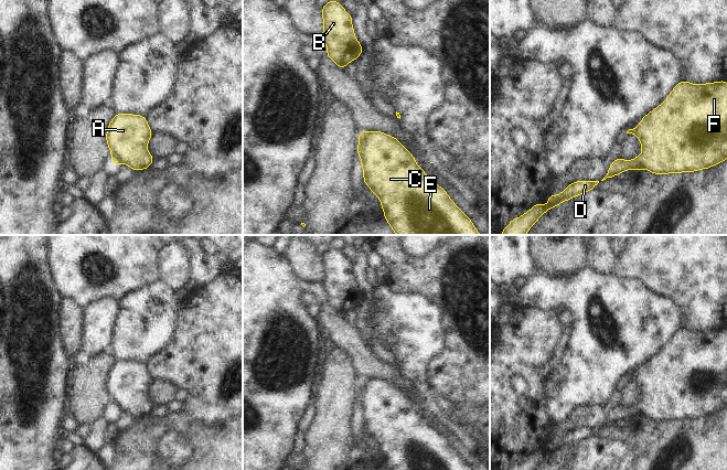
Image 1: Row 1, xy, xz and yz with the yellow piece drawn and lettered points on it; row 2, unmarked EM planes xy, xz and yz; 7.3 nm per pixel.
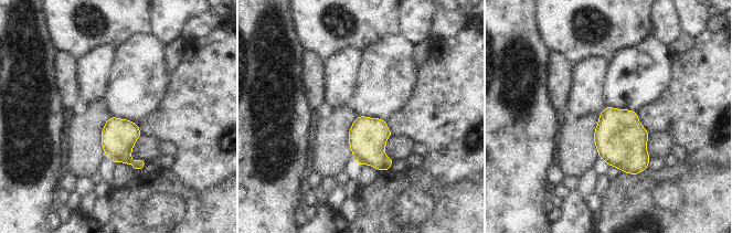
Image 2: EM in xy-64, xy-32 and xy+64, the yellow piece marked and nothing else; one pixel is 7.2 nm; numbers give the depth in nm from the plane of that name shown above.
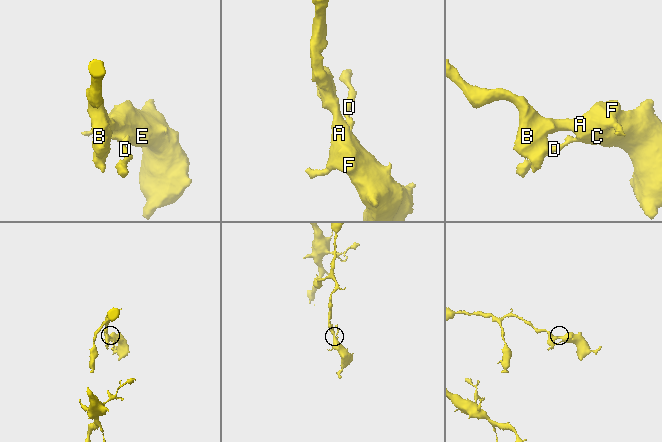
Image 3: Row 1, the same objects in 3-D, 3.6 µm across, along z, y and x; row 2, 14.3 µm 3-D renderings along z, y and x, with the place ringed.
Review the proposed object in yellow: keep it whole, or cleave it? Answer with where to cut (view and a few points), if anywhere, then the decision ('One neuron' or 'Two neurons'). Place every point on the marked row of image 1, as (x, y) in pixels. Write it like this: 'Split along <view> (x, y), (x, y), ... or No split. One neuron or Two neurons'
No split. One neuron

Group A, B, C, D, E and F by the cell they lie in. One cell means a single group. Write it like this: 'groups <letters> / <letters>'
groups A B C D E F

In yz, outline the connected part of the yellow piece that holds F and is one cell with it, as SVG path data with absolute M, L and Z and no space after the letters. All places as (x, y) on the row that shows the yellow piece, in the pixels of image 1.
M726 79L703 85L692 84L686 81L678 83L660 106L645 115L638 127L629 129L627 133L632 133L640 139L642 153L630 161L626 161L622 158L613 160L607 175L601 181L631 169L645 169L654 174L667 174L708 169L725 161L727 159Z

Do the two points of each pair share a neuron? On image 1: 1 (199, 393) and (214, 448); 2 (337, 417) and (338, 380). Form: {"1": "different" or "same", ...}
{"1": "different", "2": "same"}

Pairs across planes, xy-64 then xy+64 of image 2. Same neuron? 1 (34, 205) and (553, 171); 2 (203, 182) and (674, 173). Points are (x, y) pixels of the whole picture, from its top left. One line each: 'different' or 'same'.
1: different
2: different

